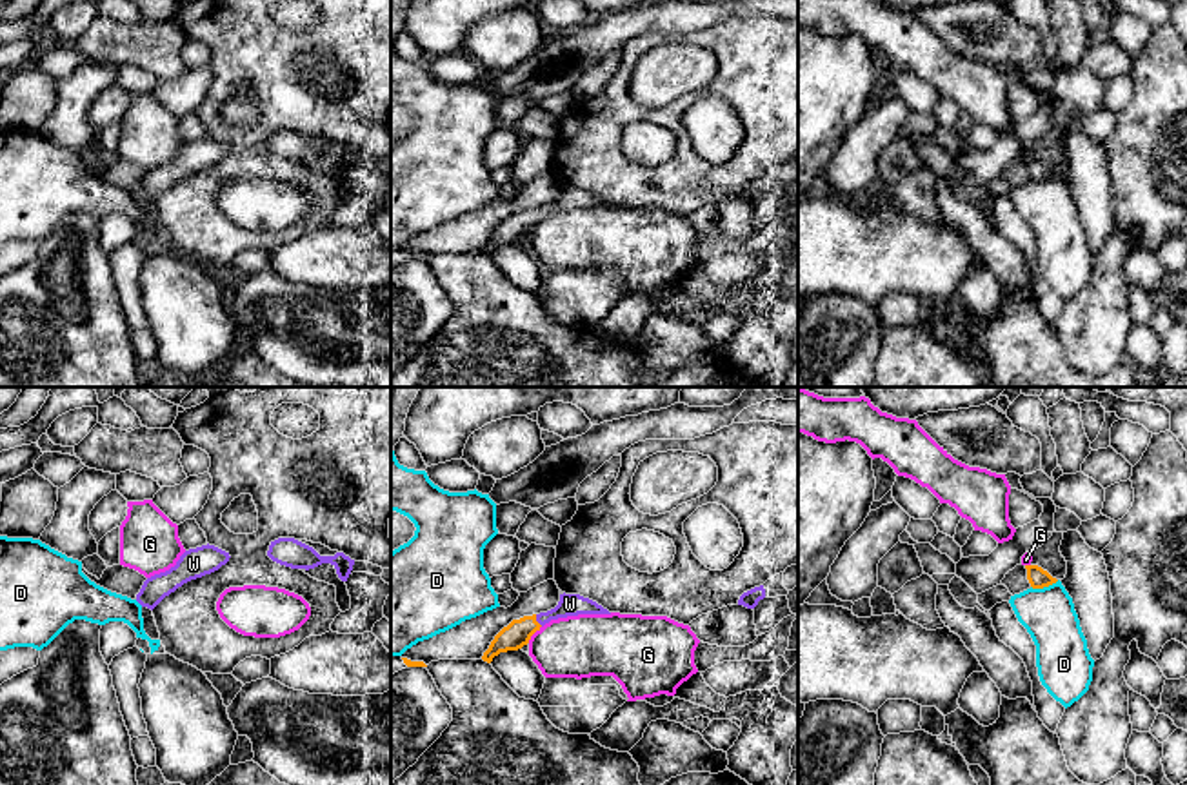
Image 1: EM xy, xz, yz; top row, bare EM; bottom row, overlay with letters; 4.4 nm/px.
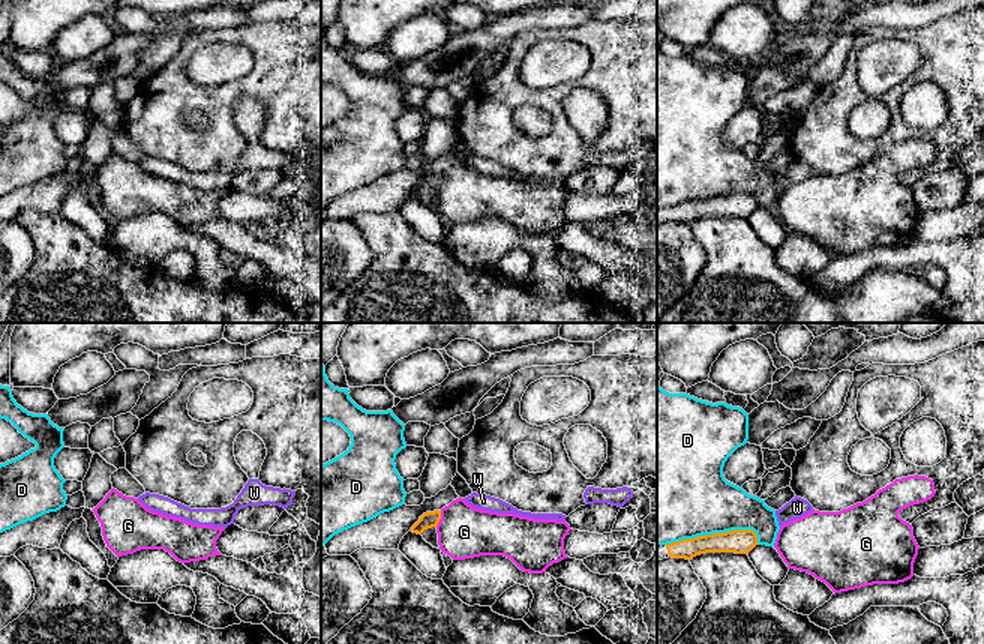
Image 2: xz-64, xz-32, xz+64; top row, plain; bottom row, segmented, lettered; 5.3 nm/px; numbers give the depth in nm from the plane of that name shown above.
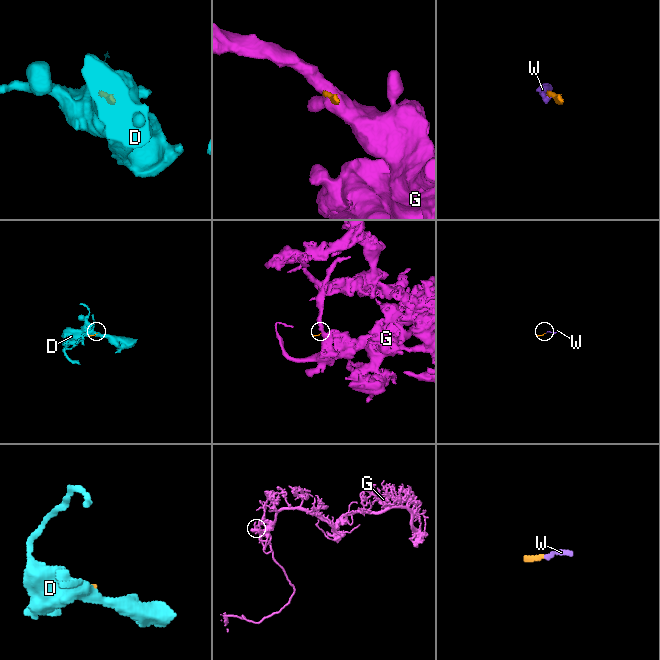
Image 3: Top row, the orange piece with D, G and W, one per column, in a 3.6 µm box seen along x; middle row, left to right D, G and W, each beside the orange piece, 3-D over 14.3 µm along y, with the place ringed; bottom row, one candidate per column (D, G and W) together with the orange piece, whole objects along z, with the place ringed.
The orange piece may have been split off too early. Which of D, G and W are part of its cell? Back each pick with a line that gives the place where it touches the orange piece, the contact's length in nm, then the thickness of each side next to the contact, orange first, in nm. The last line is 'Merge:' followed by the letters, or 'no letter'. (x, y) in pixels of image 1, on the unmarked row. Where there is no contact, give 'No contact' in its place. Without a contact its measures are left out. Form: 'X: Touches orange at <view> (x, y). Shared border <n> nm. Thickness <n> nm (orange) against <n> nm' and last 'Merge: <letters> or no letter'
W: Touches orange at xz (535, 213). Shared border 70 nm. Thickness 120 nm (orange) against 100 nm
Merge: W

